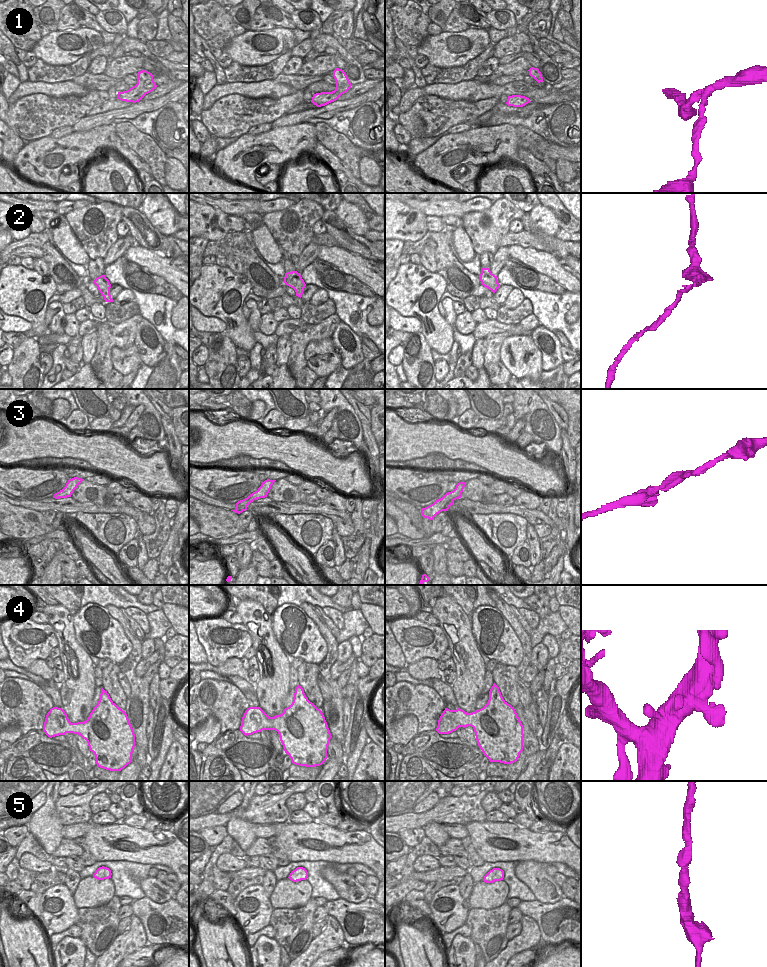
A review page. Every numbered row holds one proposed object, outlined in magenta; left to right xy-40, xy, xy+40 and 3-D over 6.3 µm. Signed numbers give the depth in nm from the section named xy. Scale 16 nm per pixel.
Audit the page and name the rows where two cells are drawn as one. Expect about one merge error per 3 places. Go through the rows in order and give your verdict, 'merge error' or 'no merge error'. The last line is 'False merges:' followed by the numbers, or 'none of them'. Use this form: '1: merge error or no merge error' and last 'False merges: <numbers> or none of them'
1: no merge error
2: merge error
3: no merge error
4: no merge error
5: no merge error
False merges: 2

